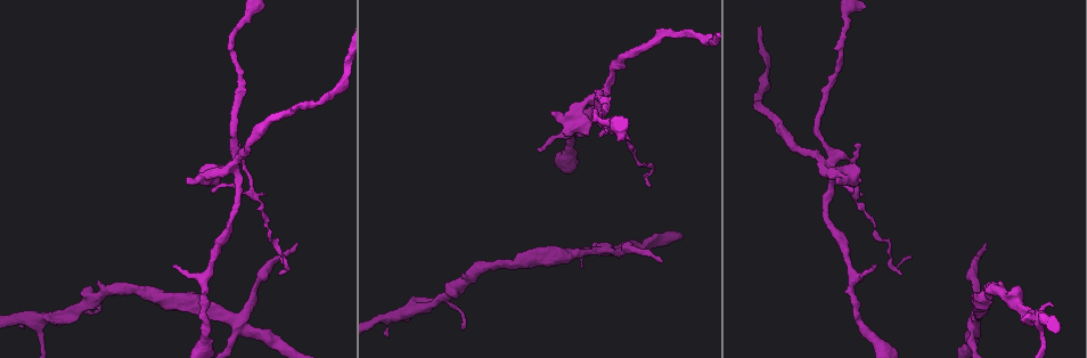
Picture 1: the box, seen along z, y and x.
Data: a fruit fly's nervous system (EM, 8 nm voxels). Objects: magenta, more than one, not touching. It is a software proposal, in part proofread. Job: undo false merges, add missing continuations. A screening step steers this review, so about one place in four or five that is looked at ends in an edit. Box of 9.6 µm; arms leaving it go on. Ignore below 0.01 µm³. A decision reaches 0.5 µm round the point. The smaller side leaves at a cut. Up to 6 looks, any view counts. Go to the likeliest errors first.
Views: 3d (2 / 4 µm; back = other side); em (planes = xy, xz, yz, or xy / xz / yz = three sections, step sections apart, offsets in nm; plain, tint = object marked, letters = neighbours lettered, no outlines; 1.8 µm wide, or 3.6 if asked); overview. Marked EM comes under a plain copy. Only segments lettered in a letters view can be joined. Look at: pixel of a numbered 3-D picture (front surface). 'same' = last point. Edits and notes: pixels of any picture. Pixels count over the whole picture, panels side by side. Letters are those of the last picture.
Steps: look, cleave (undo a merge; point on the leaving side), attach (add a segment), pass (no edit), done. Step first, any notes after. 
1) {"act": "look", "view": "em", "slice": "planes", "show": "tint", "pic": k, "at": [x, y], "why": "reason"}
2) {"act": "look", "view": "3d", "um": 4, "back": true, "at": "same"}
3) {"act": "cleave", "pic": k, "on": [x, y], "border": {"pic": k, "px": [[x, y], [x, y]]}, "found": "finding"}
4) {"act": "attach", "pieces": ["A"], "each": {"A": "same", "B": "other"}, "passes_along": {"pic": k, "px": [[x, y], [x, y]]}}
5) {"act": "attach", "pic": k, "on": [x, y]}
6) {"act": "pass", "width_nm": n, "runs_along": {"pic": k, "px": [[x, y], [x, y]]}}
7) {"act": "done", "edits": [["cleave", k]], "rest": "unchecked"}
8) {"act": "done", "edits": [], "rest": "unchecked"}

{"act": "look", "view": "3d", "um": 2, "pic": 1, "at": [602, 252], "why": "looks like a crossing"}

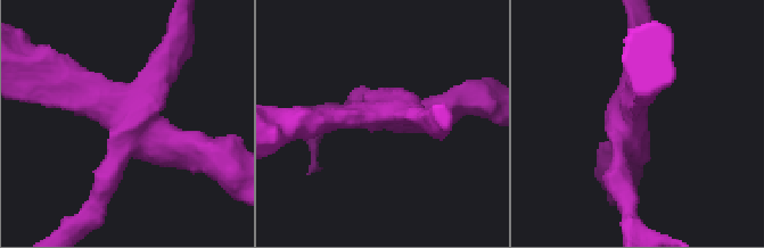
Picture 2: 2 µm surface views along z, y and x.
{"act": "look", "view": "em", "slice": "planes", "show": "letters", "pic": 2, "at": [629, 100], "arms": 4}

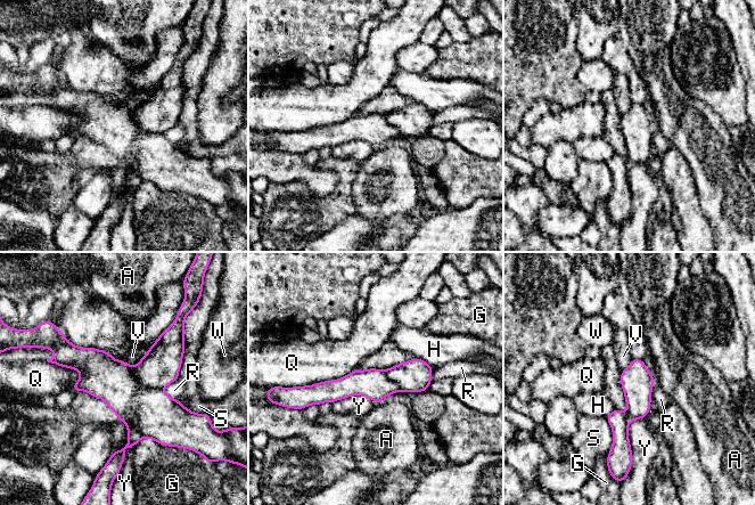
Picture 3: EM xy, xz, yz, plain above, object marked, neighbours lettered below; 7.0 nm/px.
{"act": "cleave", "pic": 3, "on": [159, 367], "each": {"A": "other", "G": "other", "H": "other", "Q": "other", "R": "other", "S": "other", "V": "other", "W": "other", "Y": "other"}, "found": "a second neuron is stuck on"}

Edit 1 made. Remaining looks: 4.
{"act": "look", "view": "3d", "um": 2, "pic": 1, "at": [600, 105], "why": "four or more arms meet"}

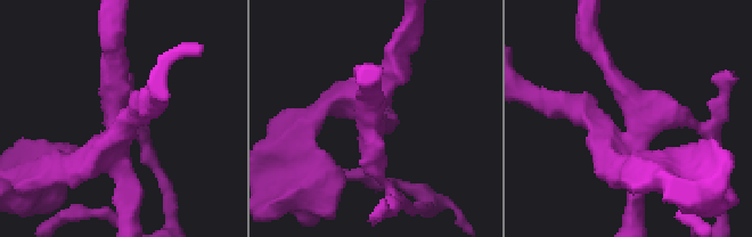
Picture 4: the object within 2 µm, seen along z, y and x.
{"act": "look", "view": "em", "slice": "planes", "show": "letters", "pic": 4, "at": [368, 116], "why": "shape alone is not enough"}

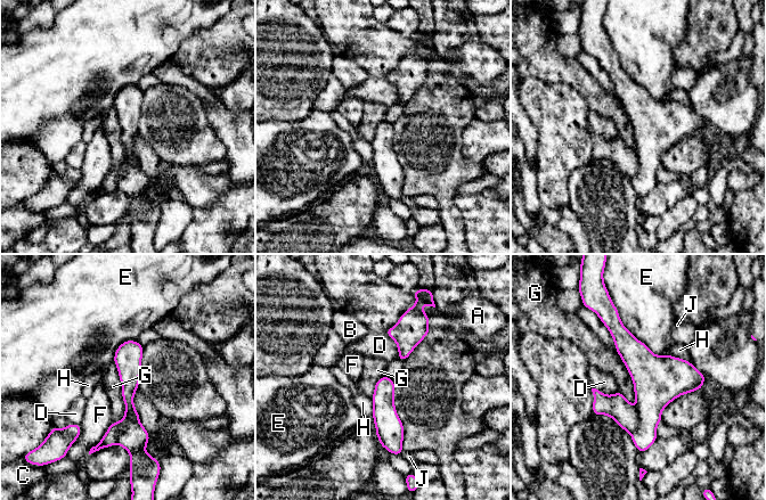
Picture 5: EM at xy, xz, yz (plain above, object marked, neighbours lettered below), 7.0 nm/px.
{"act": "cleave", "pic": 5, "on": [617, 407], "longest_contact_nm": ["G", 420], "each": {"A": "other", "B": "other", "C": "other", "D": "other", "E": "other", "F": "other", "G": "other", "H": "other", "J": "other"}, "border": {"pic": 5, "px": [[636, 407], [636, 429], [632, 434]]}, "found": "a second neuron is stuck on"}

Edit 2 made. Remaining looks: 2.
{"act": "look", "view": "em", "slice": "yz", "step": 8, "show": "letters", "pic": 1, "at": [41, 318], "why": "thick turns thin"}

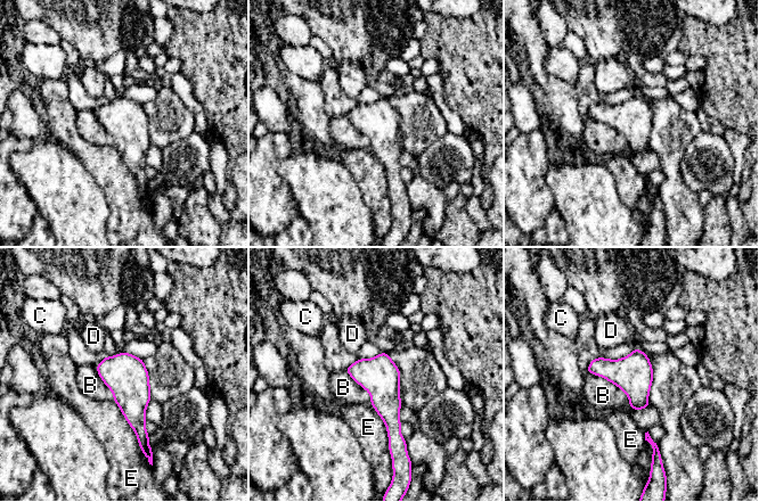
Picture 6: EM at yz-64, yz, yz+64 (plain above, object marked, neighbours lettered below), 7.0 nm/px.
{"act": "look", "view": "em", "slice": "planes", "show": "letters", "at": "same", "why": "cut it another way"}

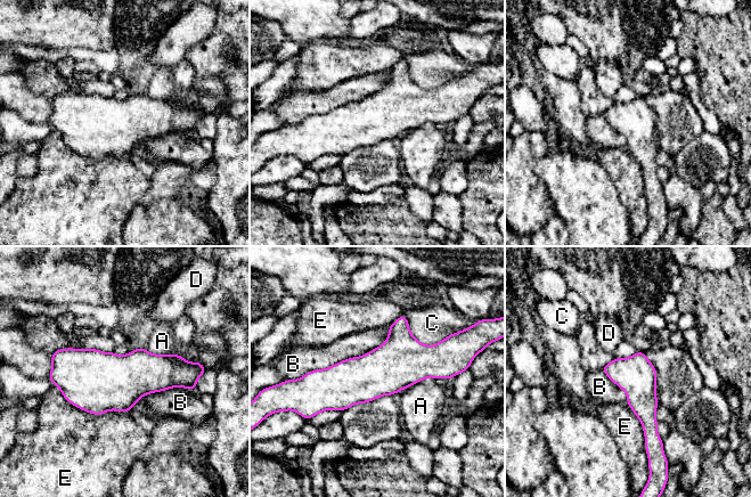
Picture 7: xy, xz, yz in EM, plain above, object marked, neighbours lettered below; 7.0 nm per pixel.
{"act": "pass", "each": {"A": "other", "B": "other", "C": "other", "D": "other", "E": "other"}, "runs_along": {"pic": 7, "px": [[446, 368], [309, 380]]}, "found": "all the same neuron"}

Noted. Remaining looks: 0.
{"act": "done", "edits": [["cleave", 3], ["cleave", 5]], "rest": "unchecked"}

